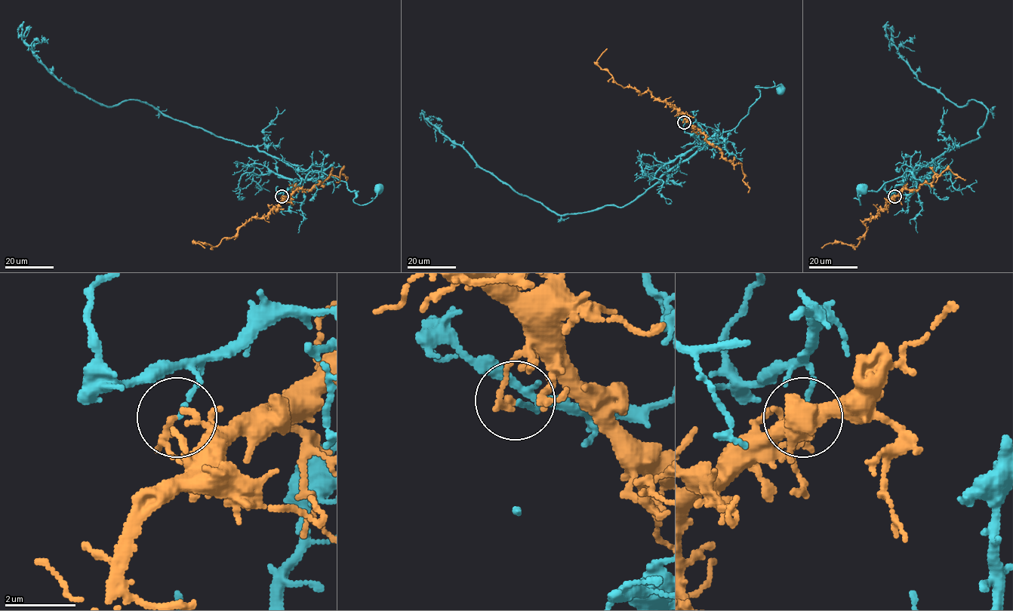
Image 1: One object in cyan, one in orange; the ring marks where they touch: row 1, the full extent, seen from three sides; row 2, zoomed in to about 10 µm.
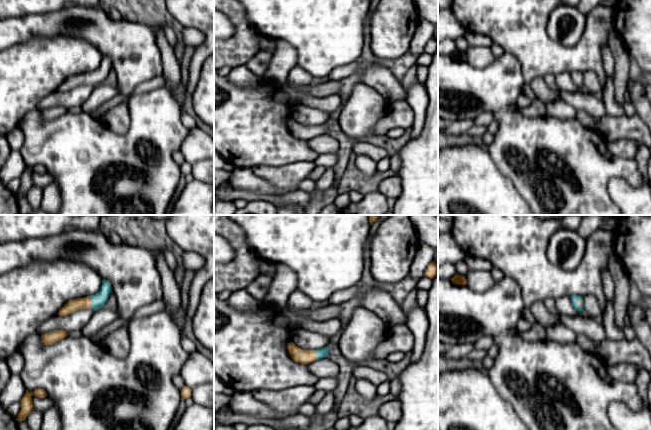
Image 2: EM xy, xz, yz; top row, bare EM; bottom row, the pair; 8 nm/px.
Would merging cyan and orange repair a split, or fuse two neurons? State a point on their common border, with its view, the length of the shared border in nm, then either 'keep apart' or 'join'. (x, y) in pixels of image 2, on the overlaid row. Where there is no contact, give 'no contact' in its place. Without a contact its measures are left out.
xy (92, 302) | 110 nm | keep apart

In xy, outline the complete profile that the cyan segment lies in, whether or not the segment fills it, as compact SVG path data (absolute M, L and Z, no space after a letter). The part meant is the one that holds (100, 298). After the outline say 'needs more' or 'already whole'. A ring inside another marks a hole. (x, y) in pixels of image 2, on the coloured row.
M103 279L100 290L89 297L92 299L92 306L90 309L96 311L104 306L107 302L110 294L112 293L112 287L108 280Z; already whole

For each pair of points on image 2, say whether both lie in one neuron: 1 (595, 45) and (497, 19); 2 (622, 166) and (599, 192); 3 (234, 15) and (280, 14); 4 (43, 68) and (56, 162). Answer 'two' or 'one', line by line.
1: one
2: one
3: two
4: two

